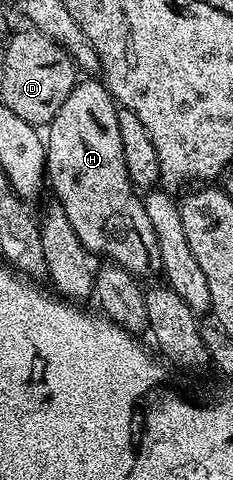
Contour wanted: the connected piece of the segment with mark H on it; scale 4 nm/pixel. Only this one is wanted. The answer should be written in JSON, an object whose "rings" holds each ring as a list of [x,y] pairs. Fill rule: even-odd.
{"rings":[[[96,78],[77,82],[66,102],[62,102],[62,110],[54,114],[46,128],[46,180],[50,188],[52,184],[55,203],[70,220],[70,226],[74,228],[74,234],[78,234],[82,246],[97,257],[104,256],[100,258],[120,265],[133,276],[143,278],[151,272],[160,272],[158,240],[154,238],[154,226],[150,226],[143,199],[128,176],[126,158],[122,158],[122,134],[118,134],[117,111],[118,105],[109,94],[107,84]]]}

